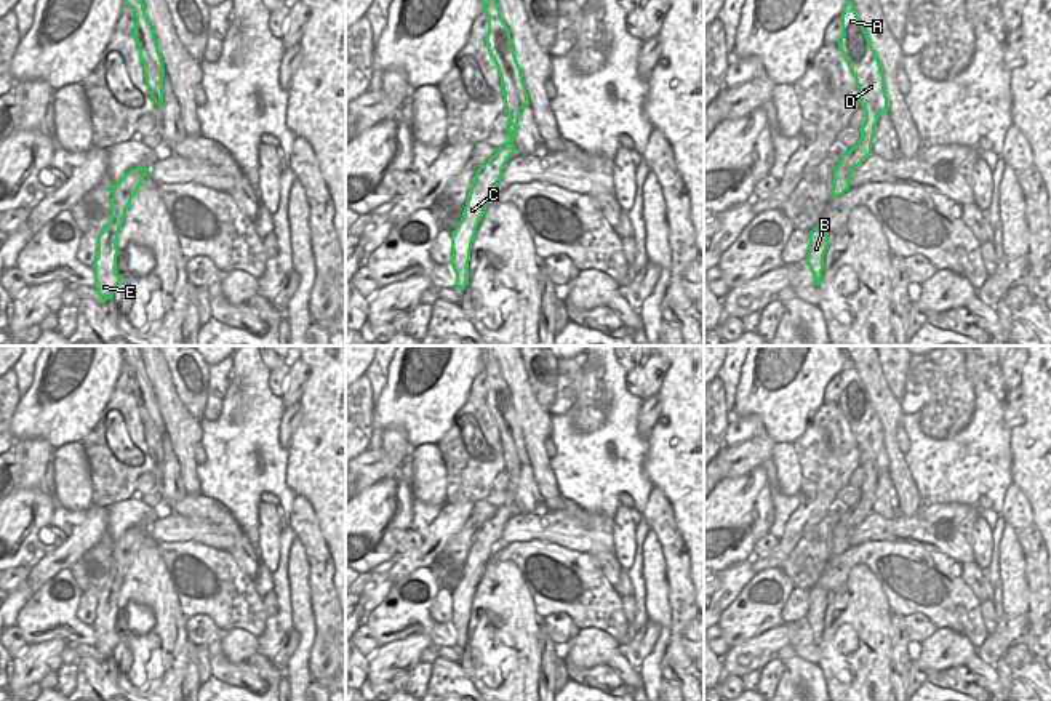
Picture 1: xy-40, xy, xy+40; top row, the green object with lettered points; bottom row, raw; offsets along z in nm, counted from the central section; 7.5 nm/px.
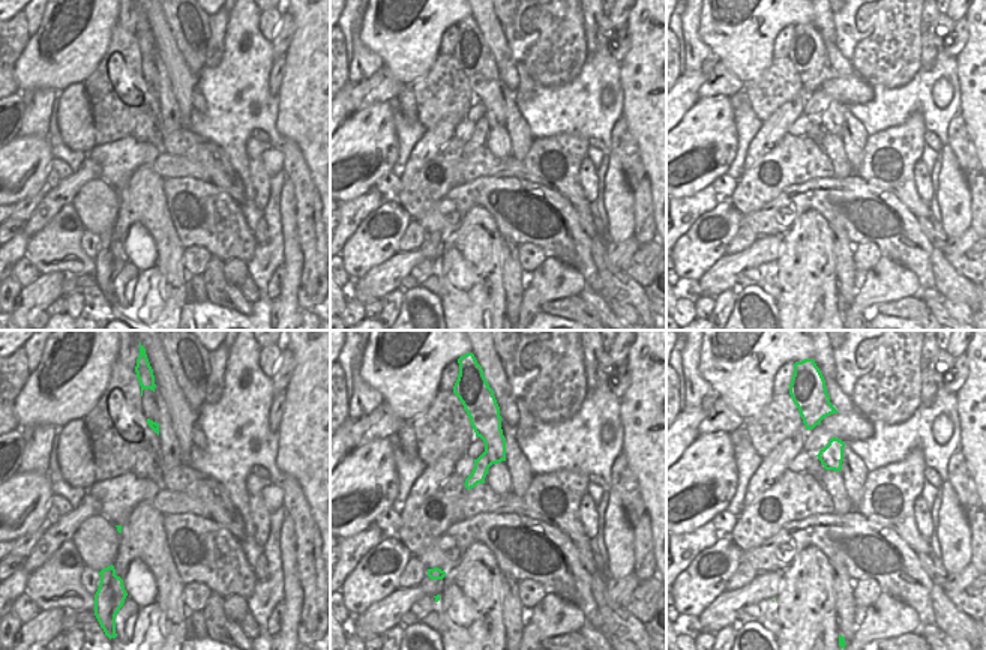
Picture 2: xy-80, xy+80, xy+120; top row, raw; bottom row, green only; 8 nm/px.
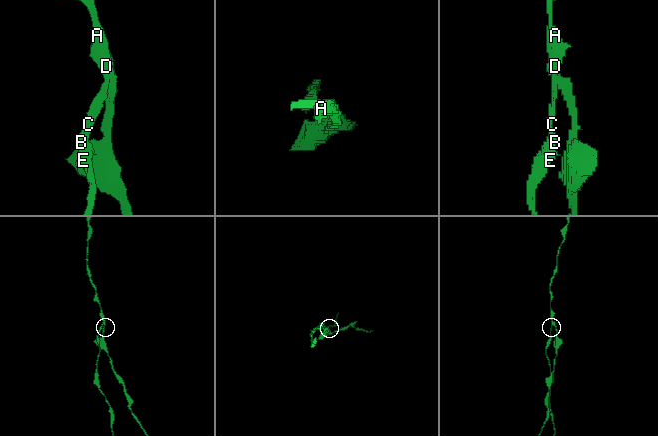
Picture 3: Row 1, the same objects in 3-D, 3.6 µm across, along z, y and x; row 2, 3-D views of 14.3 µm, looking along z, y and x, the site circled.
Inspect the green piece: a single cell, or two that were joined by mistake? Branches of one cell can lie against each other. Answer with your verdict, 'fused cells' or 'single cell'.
fused cells

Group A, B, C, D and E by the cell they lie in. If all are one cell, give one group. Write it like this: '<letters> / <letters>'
A D / B C E

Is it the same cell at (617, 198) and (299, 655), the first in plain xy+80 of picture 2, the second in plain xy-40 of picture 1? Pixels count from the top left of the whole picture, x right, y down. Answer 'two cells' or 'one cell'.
one cell

